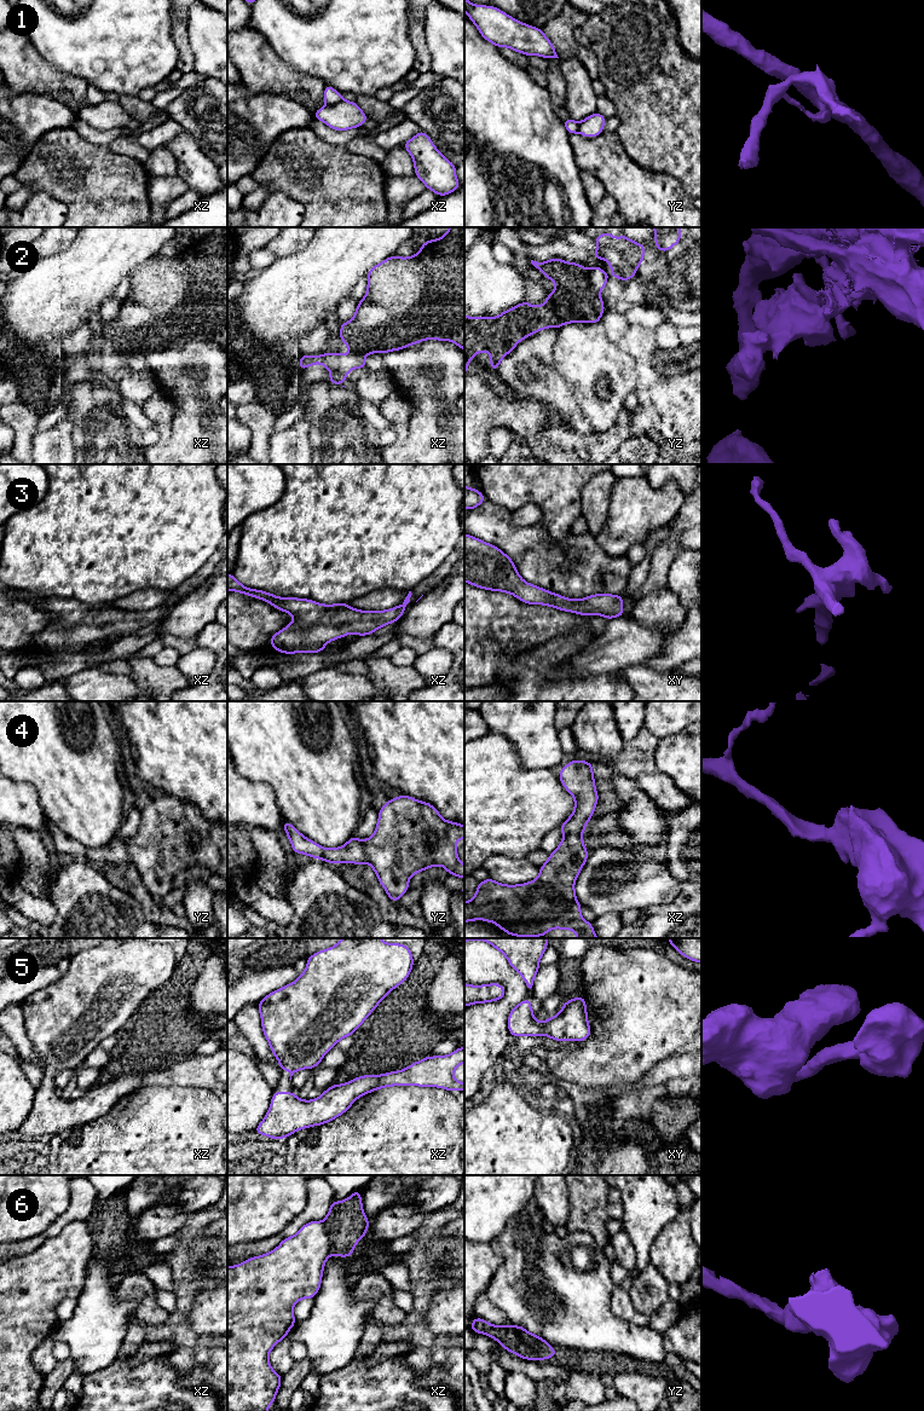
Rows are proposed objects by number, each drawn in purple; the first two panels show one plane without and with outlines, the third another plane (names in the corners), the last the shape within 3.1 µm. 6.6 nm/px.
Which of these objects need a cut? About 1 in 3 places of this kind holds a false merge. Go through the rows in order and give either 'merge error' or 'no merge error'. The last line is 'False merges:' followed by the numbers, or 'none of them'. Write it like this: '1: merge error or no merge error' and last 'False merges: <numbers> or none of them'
1: merge error
2: merge error
3: no merge error
4: no merge error
5: no merge error
6: merge error
False merges: 1, 2, 6

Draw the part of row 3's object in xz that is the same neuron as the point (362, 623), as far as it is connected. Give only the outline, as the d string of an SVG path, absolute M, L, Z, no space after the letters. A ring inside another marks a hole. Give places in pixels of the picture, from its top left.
M232 573L227 574L227 591L236 591L266 601L272 607L294 617L293 623L270 637L273 650L284 654L320 653L330 641L342 638L346 635L371 635L374 631L388 625L389 623L397 623L405 613L405 607L410 602L410 597L412 595L411 591L409 591L402 605L386 611L359 611L350 607L346 602L323 605L308 598L278 597L267 591L244 586L232 576Z

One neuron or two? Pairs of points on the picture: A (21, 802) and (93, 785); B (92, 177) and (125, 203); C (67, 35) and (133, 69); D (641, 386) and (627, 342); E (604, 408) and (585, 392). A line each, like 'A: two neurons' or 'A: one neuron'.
A: two neurons
B: one neuron
C: one neuron
D: one neuron
E: one neuron

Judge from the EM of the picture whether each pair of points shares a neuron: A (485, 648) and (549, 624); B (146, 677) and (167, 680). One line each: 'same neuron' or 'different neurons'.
A: same neuron
B: same neuron

